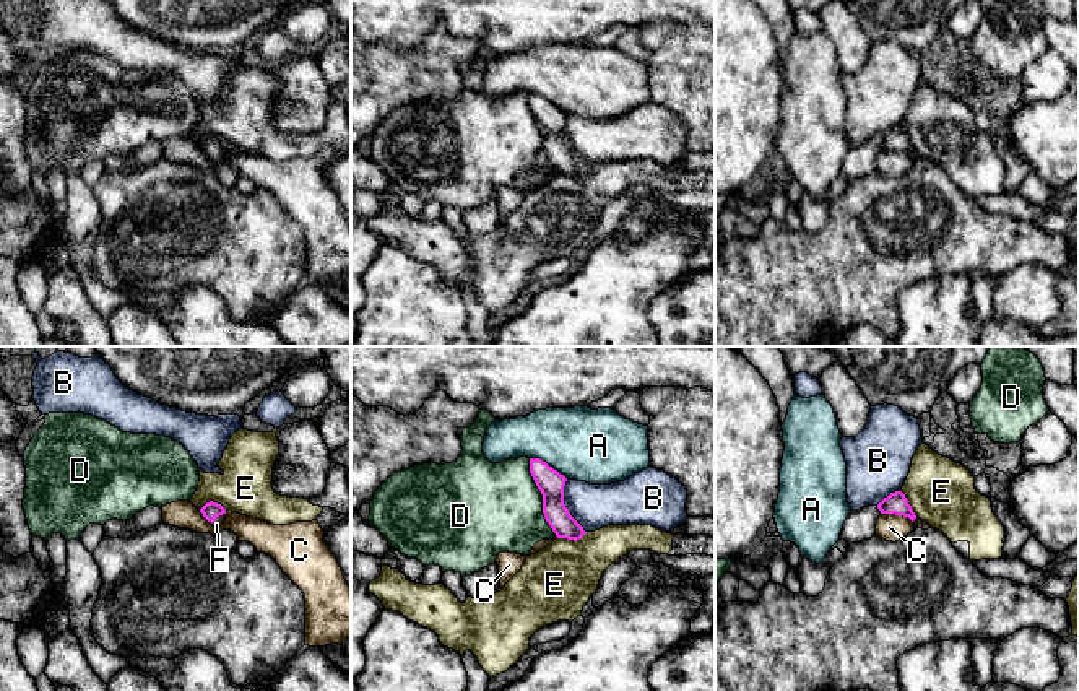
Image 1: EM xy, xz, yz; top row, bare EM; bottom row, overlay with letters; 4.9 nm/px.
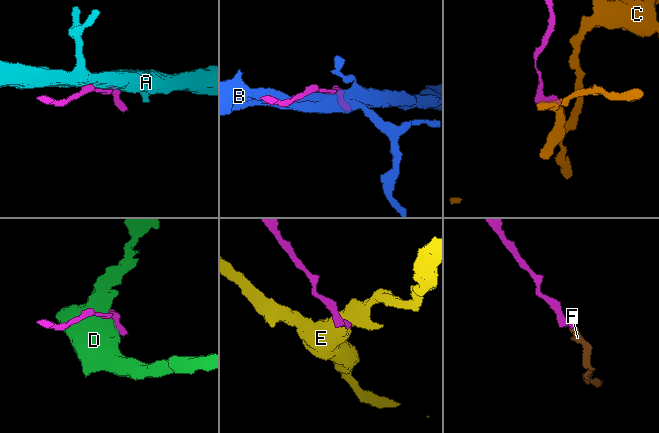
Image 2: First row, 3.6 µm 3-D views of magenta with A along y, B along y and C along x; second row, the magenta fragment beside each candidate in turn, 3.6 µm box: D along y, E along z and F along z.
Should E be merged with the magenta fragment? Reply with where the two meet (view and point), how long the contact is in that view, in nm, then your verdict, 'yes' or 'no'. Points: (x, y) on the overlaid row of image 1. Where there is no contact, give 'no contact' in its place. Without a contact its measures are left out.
meets magenta in xz at (572, 538); contact 160 nm long; no

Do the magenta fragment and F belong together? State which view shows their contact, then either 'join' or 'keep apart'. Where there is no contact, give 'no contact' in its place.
xy | join

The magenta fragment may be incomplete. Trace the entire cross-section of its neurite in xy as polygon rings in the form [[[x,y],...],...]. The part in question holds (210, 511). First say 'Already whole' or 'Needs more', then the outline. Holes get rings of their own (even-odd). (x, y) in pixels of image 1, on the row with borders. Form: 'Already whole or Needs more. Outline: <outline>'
Needs more. Outline: [[[206,502],[200,512],[203,517],[213,524],[214,528],[219,528],[226,520],[226,509],[218,502]]]

